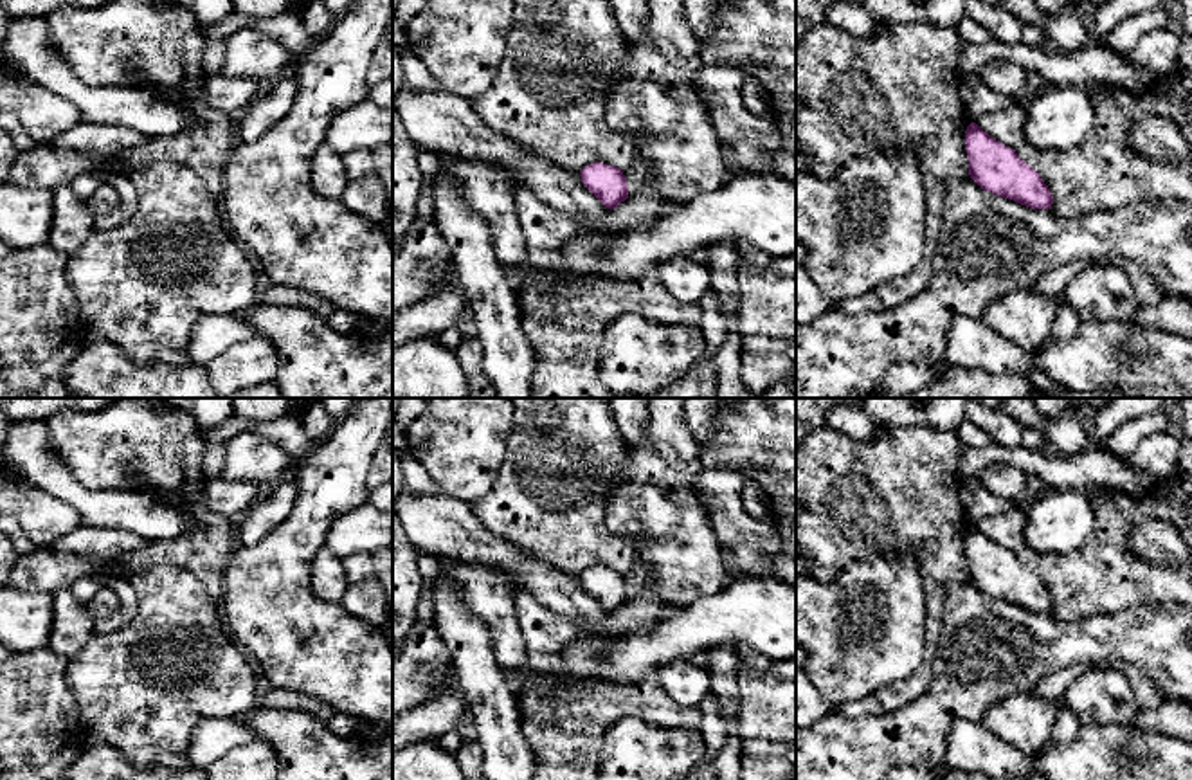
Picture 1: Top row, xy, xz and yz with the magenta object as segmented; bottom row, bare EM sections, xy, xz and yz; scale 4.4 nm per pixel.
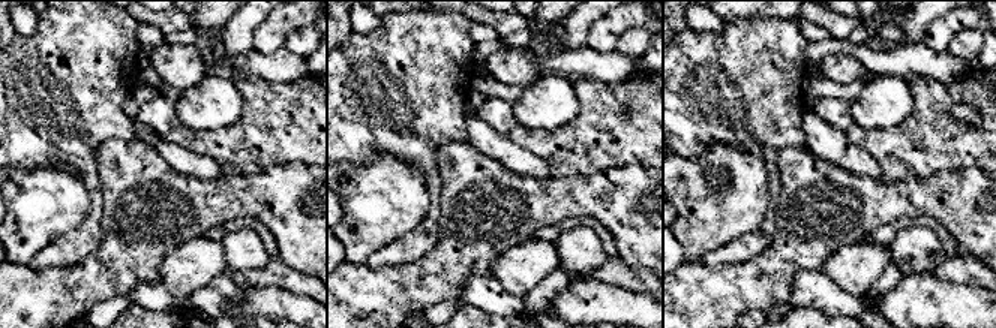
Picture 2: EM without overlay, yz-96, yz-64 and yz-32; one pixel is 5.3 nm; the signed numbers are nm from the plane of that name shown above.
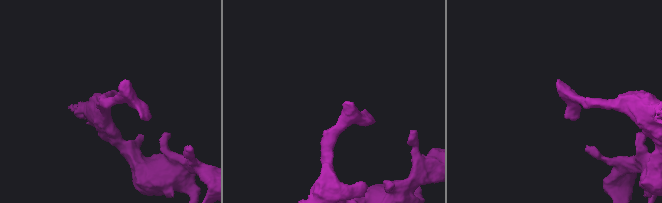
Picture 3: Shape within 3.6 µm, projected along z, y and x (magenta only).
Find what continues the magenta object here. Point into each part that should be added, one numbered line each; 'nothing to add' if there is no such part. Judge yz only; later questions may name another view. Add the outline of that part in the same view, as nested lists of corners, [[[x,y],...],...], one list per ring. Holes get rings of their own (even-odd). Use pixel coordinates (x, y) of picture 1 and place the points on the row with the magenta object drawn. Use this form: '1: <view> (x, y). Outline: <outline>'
nothing to add

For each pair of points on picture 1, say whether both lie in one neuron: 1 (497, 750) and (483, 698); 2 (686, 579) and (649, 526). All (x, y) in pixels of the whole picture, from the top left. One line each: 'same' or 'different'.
1: same
2: same

